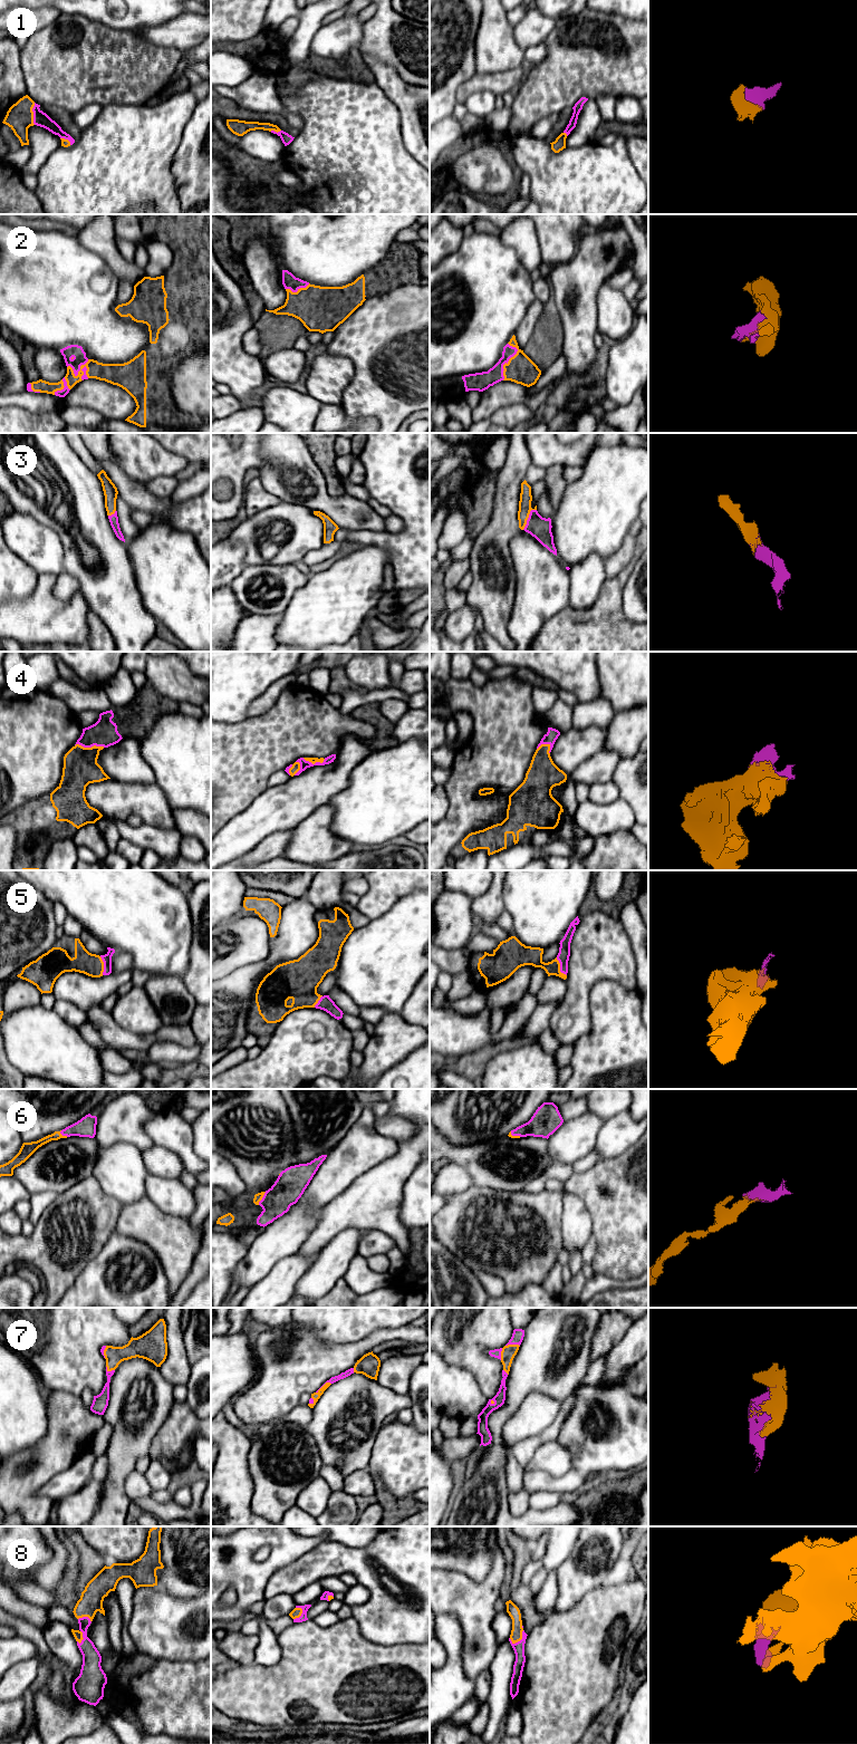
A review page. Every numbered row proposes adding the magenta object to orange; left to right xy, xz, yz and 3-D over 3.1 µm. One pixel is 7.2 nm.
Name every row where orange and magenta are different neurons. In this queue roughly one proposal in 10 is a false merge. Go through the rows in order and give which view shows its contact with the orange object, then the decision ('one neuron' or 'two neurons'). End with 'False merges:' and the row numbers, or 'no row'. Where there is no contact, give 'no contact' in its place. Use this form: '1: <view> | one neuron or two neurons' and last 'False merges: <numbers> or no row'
1: xy | one neuron
2: xy | one neuron
3: yz | one neuron
4: xy | one neuron
5: yz | one neuron
6: xz | one neuron
7: xz | one neuron
8: yz | one neuron
False merges: no row

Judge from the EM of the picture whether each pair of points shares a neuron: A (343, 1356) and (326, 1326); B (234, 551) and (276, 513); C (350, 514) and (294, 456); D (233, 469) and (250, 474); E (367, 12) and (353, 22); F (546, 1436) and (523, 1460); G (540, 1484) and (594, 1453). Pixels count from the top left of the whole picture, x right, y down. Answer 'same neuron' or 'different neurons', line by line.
A: different neurons
B: different neurons
C: same neuron
D: different neurons
E: different neurons
F: same neuron
G: same neuron

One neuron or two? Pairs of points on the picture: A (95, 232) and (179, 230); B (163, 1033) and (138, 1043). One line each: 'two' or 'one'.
A: two
B: one

